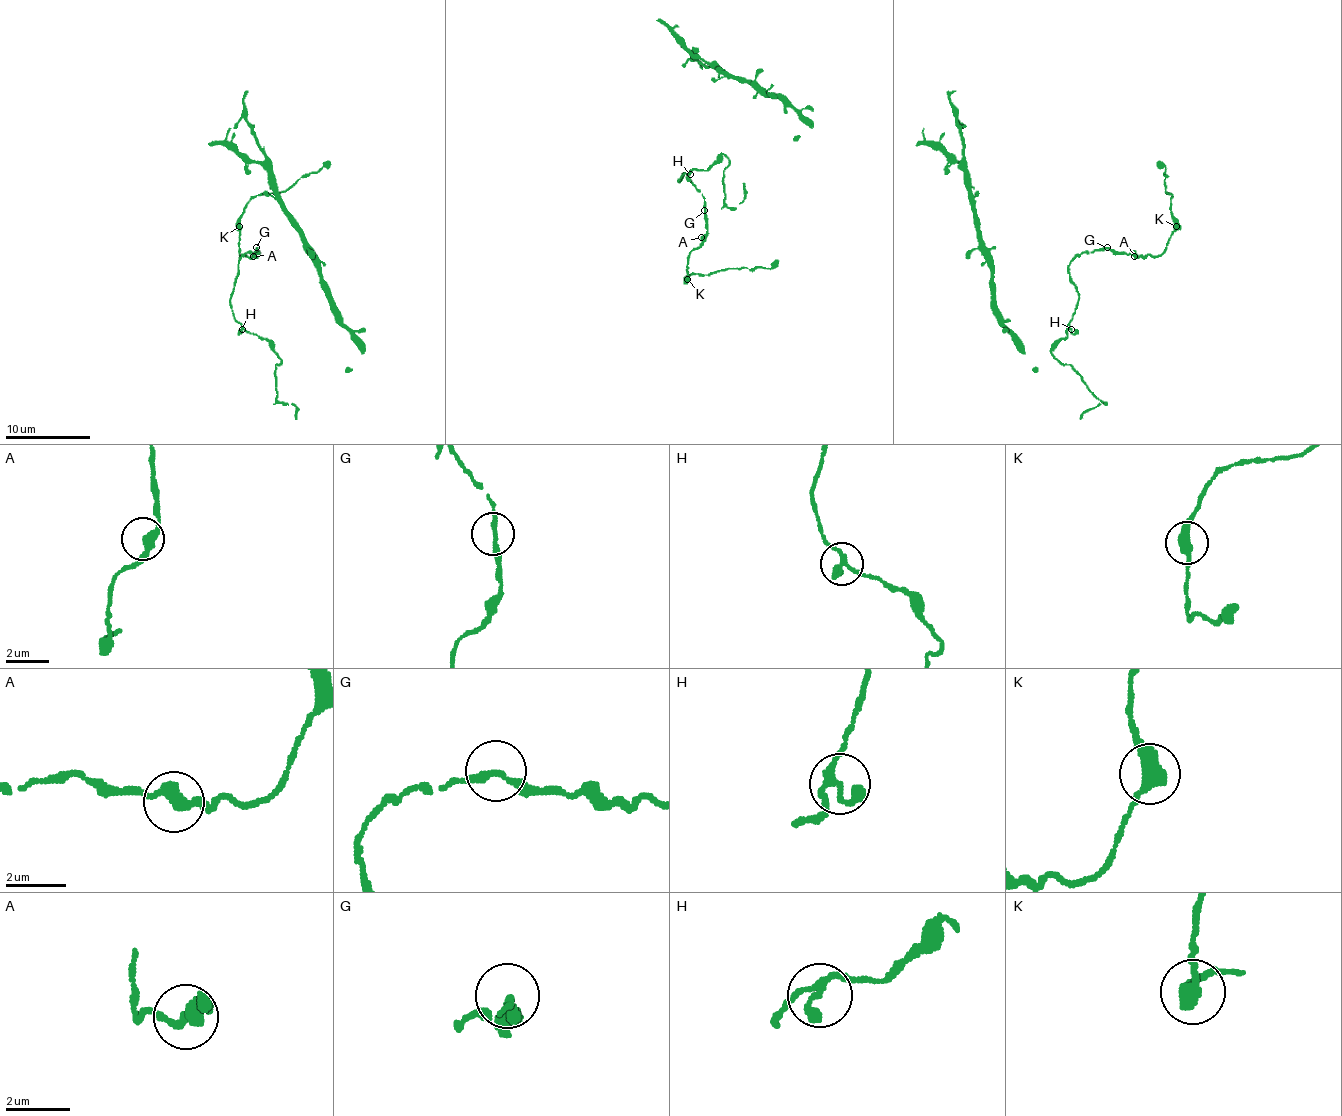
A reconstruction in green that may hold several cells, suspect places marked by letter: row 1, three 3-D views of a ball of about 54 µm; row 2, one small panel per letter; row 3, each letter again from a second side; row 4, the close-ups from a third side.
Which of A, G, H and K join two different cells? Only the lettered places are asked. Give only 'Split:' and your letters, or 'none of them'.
Split: none of them

